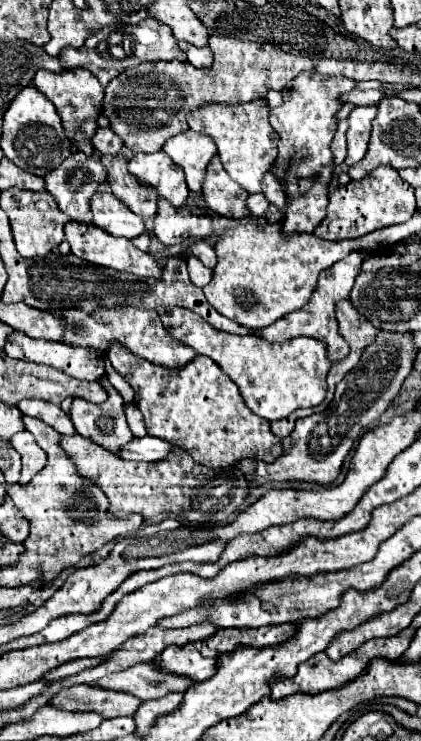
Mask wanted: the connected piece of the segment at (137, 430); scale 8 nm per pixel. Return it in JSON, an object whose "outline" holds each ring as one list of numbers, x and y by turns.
{"outline":[[127,404,127,406,125,406,125,414,127,414,127,424,129,424,129,428,131,428,133,436,135,436,135,438,145,436,145,434,147,434,147,430,145,430,145,424,143,424,141,410,137,410,137,406,135,406,135,404]]}

